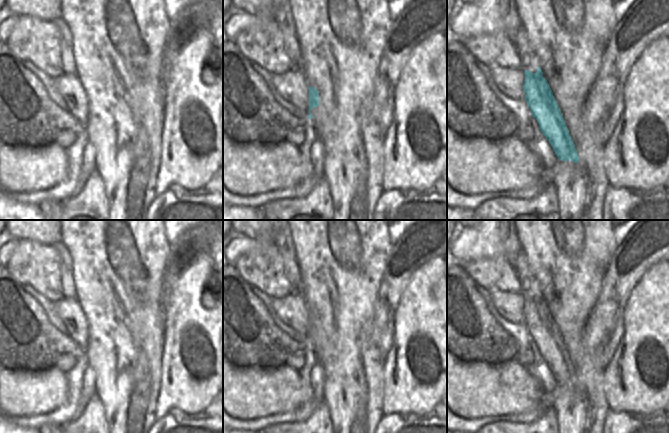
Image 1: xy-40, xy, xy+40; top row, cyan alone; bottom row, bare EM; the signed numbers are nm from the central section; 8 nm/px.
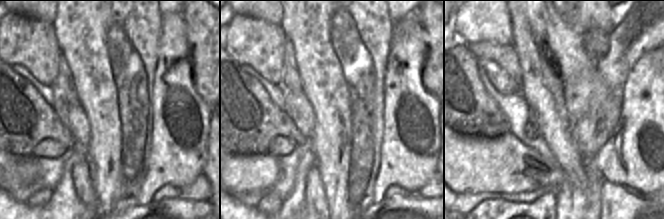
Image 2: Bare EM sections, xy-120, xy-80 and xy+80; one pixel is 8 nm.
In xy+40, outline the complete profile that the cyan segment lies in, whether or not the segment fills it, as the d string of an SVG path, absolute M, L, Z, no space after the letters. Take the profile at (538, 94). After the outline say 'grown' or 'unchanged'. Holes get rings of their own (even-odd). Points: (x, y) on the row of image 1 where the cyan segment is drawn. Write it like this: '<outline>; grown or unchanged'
M541 67L537 68L536 73L526 70L524 74L525 100L539 124L539 129L551 144L558 159L578 163L579 156L575 144L553 92L543 77Z; unchanged

